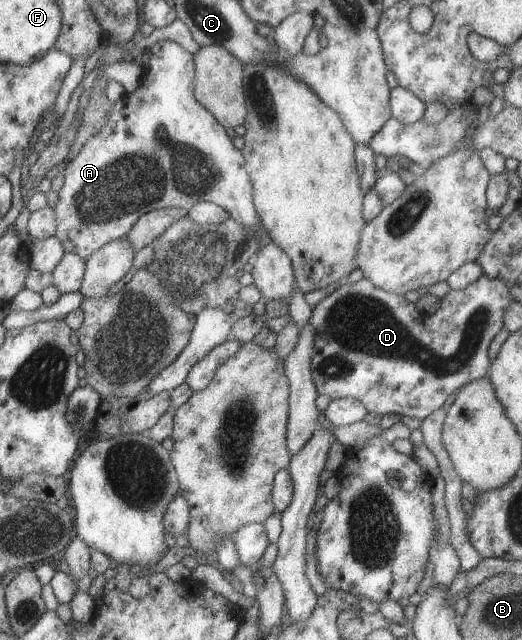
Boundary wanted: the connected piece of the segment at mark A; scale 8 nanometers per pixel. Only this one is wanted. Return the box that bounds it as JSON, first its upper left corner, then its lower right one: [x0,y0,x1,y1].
[54,39,270,261]

